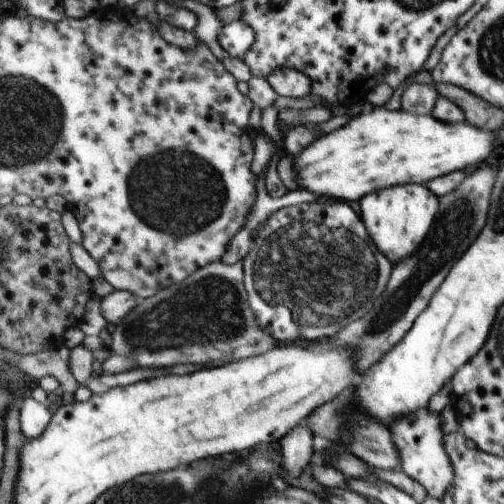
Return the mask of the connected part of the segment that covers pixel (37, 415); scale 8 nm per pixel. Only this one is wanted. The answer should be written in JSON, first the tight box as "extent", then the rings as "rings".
{"extent":[19,393,53,440],"rings":[[[28,393],[19,407],[19,423],[26,440],[37,439],[53,420],[50,408],[34,400]]]}

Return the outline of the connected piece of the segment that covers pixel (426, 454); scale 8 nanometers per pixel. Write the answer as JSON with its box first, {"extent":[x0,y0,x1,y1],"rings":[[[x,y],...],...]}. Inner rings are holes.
{"extent":[392,408,455,500],"rings":[[[420,408],[410,416],[402,416],[392,422],[392,440],[399,452],[400,470],[414,478],[426,488],[428,496],[442,500],[447,490],[455,482],[453,464],[444,446],[443,420],[441,413],[434,413],[428,408]]]}

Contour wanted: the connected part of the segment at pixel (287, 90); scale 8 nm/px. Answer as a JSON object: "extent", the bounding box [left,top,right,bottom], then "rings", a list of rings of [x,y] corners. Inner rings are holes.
{"extent":[265,66,311,98],"rings":[[[288,66],[276,67],[265,72],[265,79],[277,92],[277,96],[286,98],[304,98],[311,94],[311,80],[302,72]]]}

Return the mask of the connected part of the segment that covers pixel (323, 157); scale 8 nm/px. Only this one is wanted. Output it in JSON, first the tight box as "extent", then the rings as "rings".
{"extent":[293,107,494,206],"rings":[[[376,107],[372,112],[363,113],[350,119],[348,124],[318,136],[298,156],[293,157],[293,169],[298,189],[311,192],[318,198],[346,201],[356,206],[363,196],[388,187],[410,182],[428,182],[436,176],[444,176],[450,172],[466,170],[468,166],[484,164],[493,151],[494,136],[488,130],[473,127],[465,120],[464,123],[445,123],[432,115],[415,115],[402,109],[392,111],[384,107]]]}

